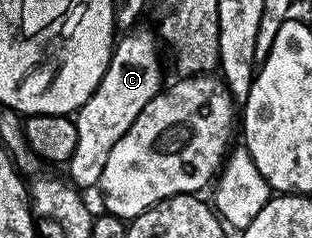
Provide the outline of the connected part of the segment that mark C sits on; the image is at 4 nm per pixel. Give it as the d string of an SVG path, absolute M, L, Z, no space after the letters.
M136 26L118 37L97 90L93 90L91 97L74 113L77 146L73 150L73 158L65 165L65 171L70 183L80 190L94 189L98 185L105 162L109 162L109 150L125 138L125 130L137 122L137 114L141 114L141 110L145 110L145 106L149 106L152 98L164 87L156 33L143 27Z

